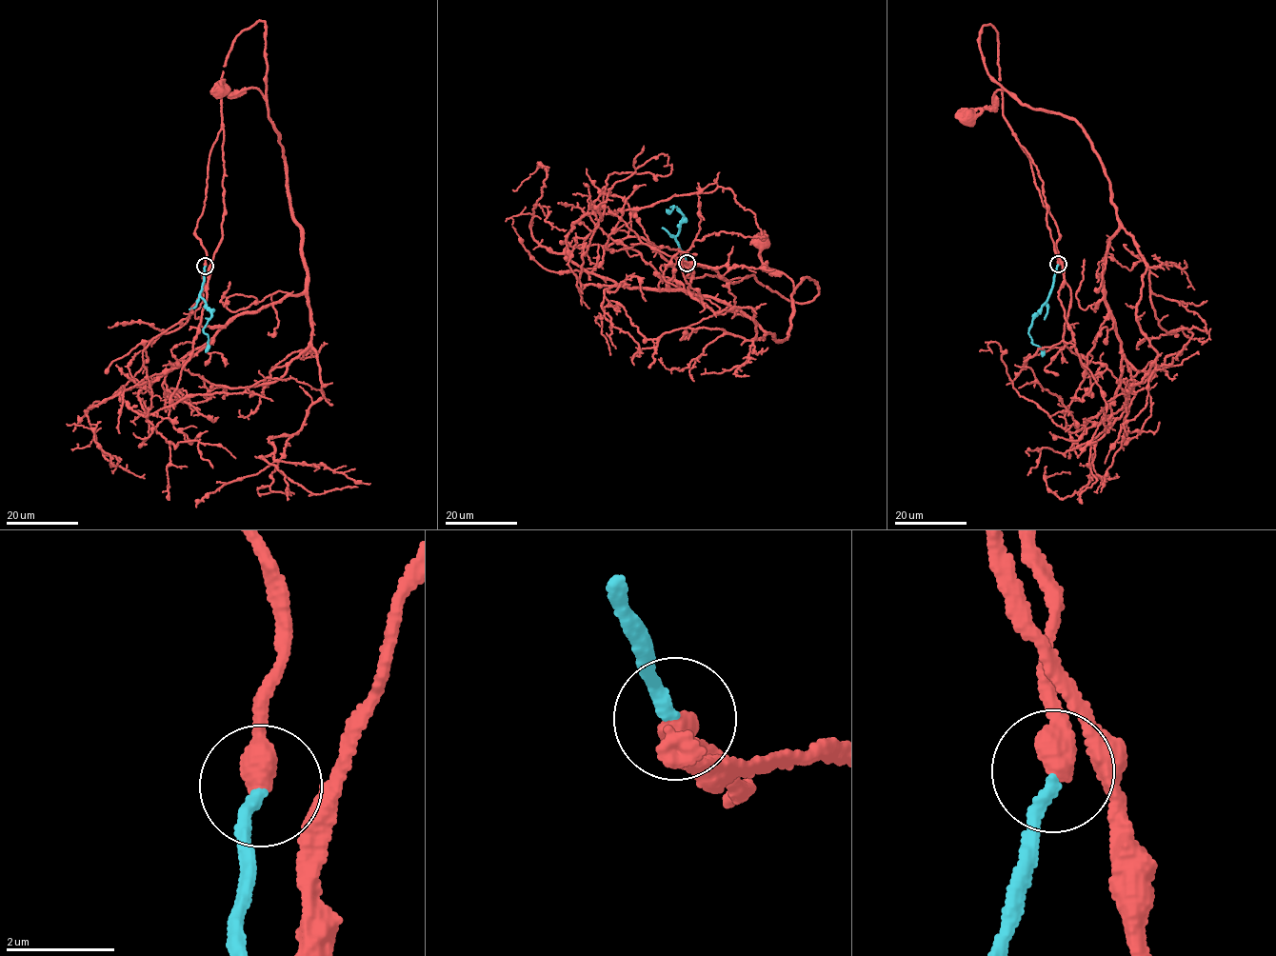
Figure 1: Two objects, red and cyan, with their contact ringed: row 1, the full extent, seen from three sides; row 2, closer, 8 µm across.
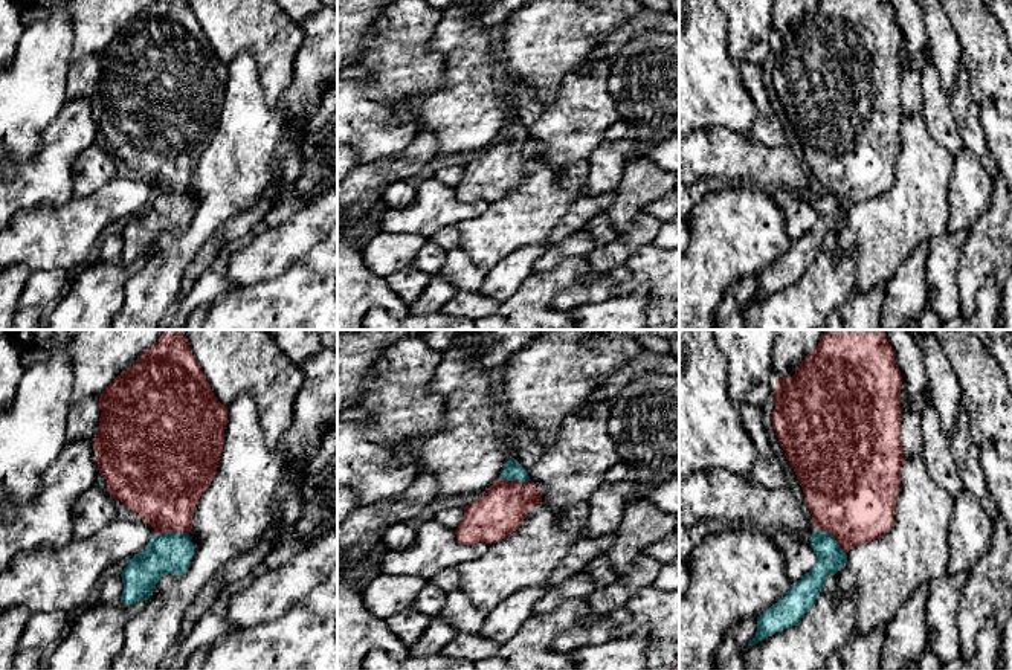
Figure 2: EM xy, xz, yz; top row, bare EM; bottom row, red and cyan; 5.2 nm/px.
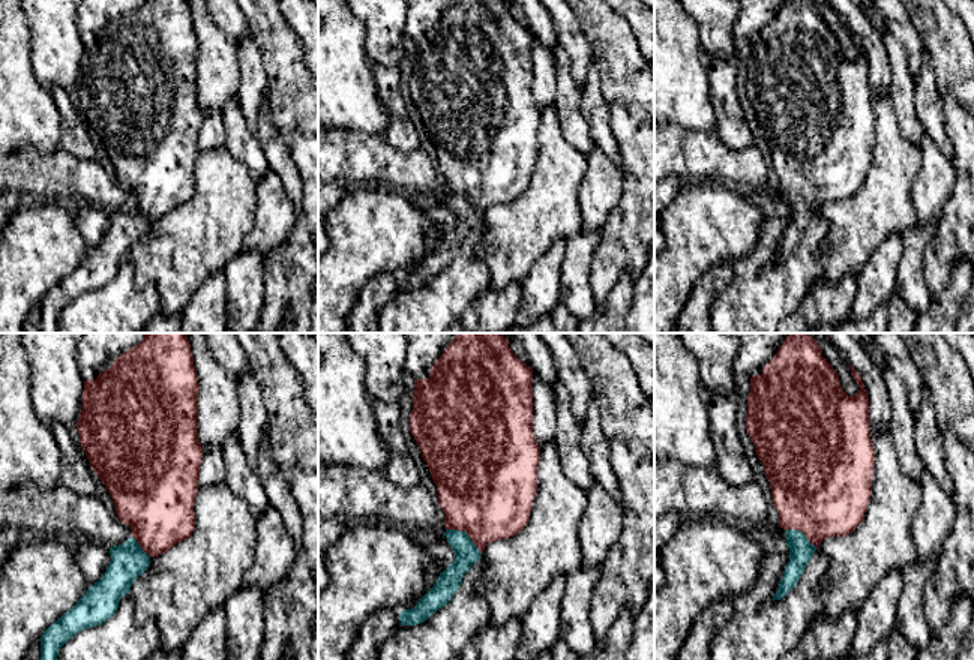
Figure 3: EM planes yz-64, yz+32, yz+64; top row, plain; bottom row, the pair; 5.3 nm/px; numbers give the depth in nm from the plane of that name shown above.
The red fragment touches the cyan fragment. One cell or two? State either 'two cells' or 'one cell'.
one cell

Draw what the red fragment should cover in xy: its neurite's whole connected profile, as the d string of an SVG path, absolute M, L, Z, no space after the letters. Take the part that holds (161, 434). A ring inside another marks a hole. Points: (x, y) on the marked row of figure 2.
M160 330L157 342L143 351L136 365L121 372L99 395L101 418L93 438L96 464L107 482L107 493L119 499L154 530L148 546L127 560L121 577L124 591L121 603L133 604L148 600L163 574L183 575L194 556L189 539L192 513L217 473L224 447L227 407L212 392L183 330Z

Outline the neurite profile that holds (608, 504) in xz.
M633 478L603 482L589 498L589 514L585 522L583 537L615 534L620 528L626 508L637 499Z

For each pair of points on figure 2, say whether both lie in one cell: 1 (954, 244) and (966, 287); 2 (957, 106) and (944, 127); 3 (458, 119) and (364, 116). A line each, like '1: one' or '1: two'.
1: two
2: two
3: two

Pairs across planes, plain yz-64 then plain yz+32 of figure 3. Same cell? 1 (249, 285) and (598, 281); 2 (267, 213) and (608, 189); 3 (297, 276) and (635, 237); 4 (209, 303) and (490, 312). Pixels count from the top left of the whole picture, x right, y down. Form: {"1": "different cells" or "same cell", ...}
{"1": "different cells", "2": "same cell", "3": "same cell", "4": "different cells"}

